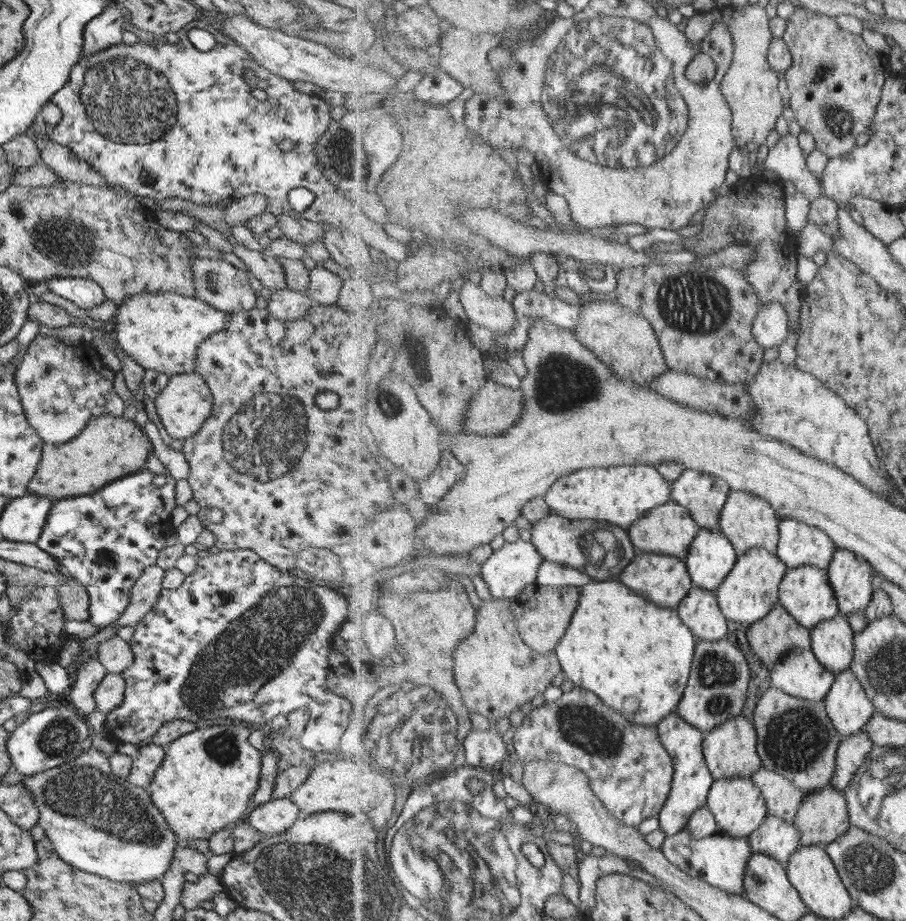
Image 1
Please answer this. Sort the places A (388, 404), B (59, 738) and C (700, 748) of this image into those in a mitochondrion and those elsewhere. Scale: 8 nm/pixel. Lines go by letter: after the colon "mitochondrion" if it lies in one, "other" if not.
A: mitochondrion
B: mitochondrion
C: other

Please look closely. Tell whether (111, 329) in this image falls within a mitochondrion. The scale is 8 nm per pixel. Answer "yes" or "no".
no

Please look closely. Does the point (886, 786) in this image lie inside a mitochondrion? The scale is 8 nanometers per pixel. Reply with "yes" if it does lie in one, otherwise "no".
yes

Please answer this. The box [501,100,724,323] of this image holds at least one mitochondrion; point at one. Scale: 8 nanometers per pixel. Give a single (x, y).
(610, 146)

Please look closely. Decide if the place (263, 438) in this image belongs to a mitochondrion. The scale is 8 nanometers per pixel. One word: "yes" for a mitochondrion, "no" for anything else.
yes

